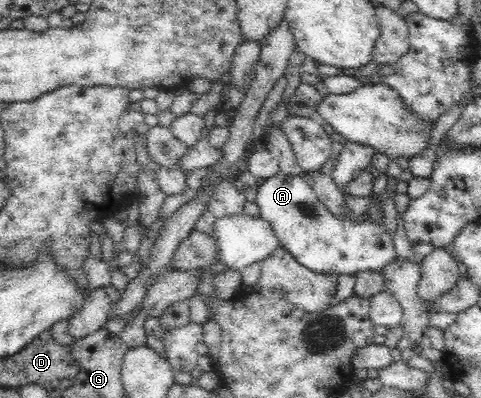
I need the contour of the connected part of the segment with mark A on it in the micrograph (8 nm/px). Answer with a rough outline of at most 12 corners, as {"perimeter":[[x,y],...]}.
{"perimeter":[[304,178],[257,188],[278,246],[316,273],[396,260],[384,221],[340,220]]}

